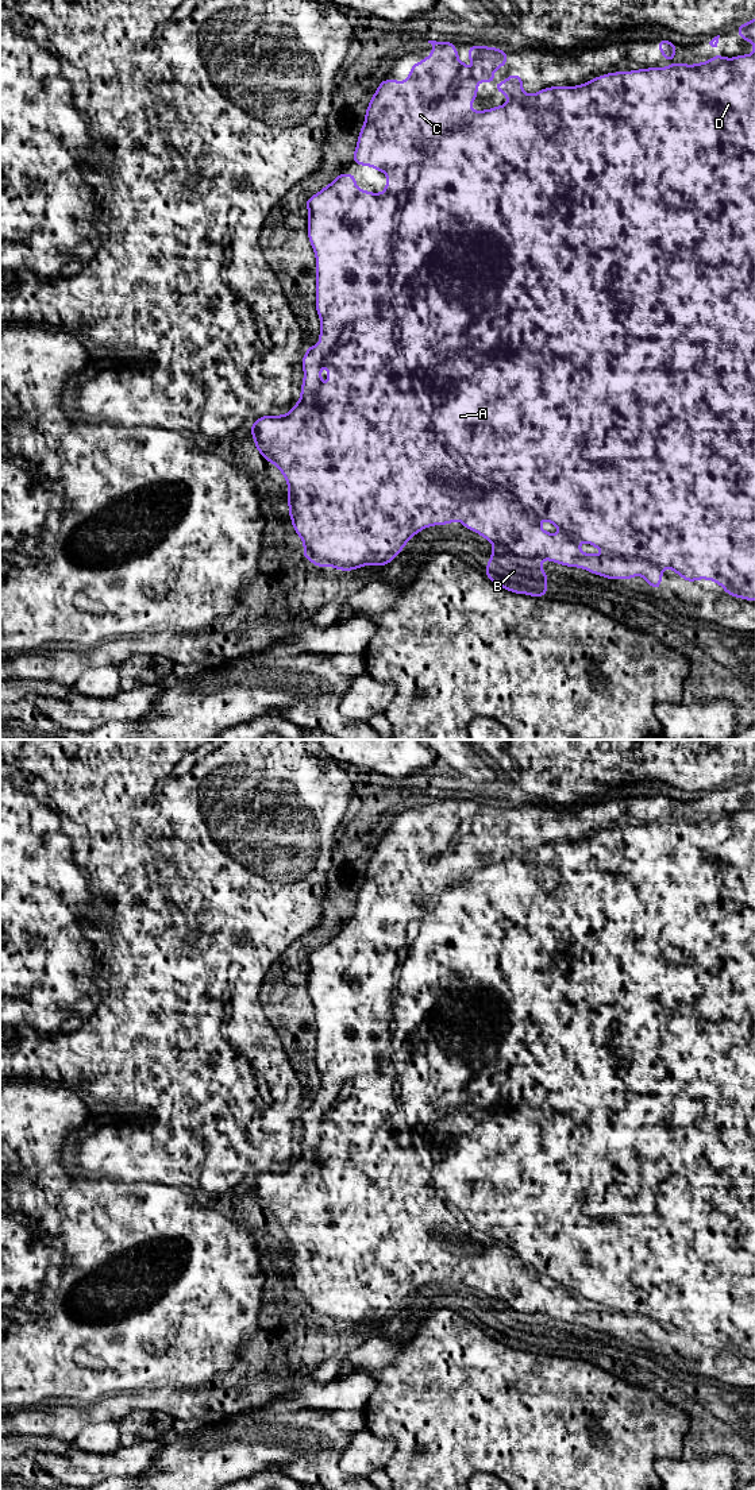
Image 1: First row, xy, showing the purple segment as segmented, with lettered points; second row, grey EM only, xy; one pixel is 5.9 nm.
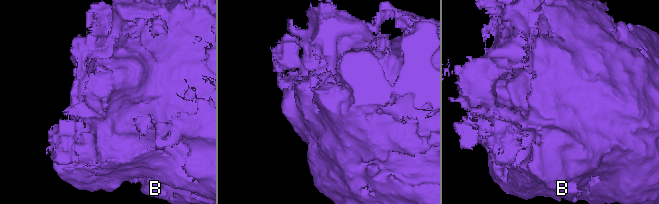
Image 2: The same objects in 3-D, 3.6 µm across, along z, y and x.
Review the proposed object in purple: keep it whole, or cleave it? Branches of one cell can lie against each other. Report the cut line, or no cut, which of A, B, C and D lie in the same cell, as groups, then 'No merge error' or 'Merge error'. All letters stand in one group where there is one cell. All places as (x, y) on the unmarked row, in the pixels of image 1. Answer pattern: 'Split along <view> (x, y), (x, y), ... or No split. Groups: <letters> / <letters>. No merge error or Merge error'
No split. Groups: A B C D. No merge error

